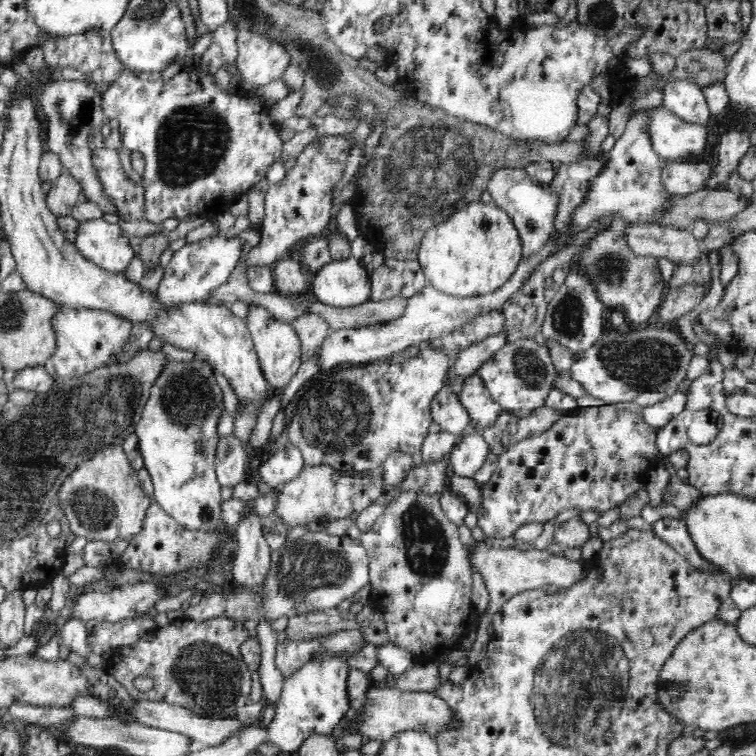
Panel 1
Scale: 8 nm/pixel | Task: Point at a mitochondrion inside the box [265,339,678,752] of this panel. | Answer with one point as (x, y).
(575, 691)

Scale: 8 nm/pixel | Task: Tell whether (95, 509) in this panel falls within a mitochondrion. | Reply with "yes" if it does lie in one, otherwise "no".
yes

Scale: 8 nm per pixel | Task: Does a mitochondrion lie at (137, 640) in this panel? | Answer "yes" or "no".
no

